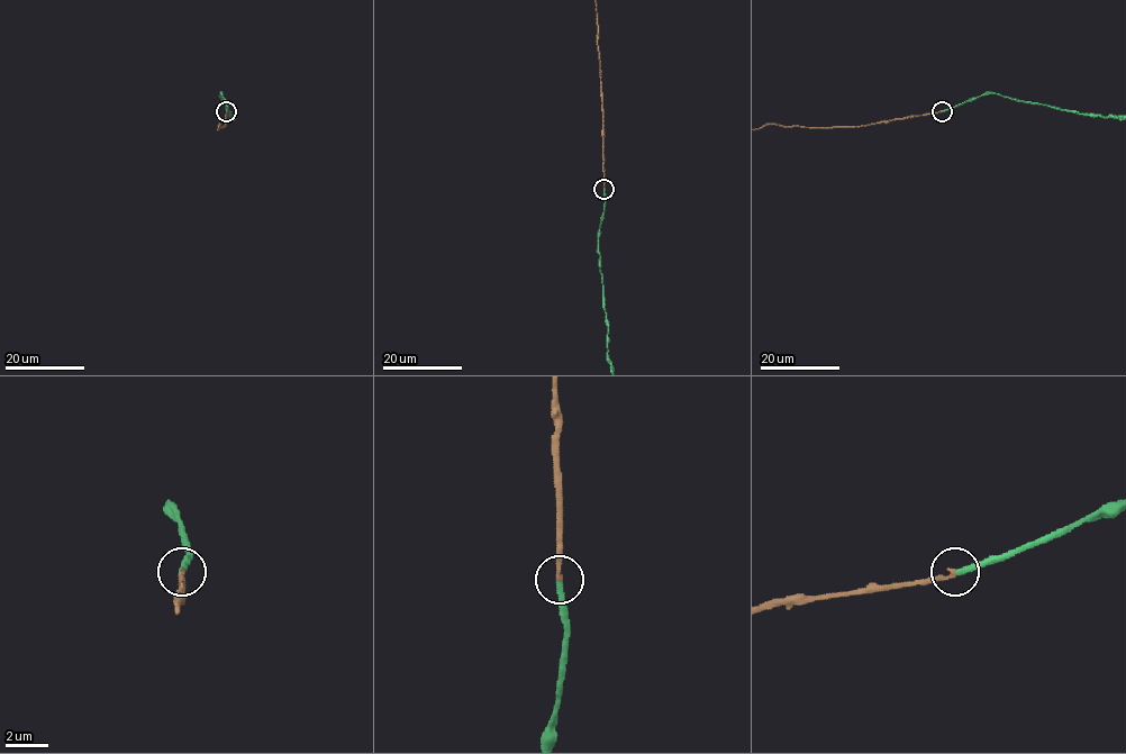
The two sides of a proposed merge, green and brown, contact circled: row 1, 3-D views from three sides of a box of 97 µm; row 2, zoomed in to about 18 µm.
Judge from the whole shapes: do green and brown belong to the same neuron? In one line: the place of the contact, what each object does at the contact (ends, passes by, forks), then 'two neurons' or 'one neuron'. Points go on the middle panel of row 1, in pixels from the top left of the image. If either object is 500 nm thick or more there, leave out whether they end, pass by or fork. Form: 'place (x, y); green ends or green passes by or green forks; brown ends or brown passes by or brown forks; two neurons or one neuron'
place (604, 189); green ends; brown ends; one neuron

